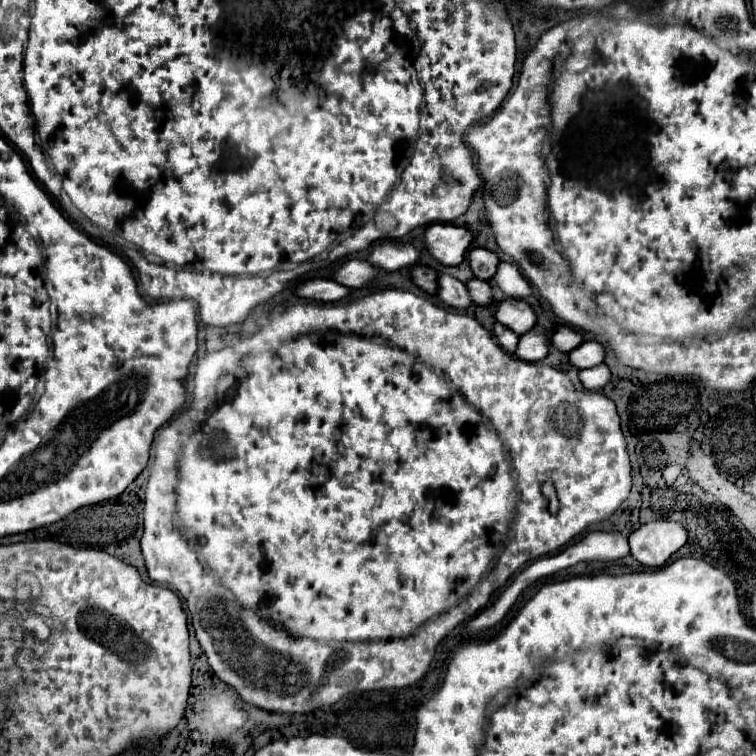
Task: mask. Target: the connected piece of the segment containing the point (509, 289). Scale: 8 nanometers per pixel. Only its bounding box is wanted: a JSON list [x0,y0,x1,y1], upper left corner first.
[494,262,530,298]

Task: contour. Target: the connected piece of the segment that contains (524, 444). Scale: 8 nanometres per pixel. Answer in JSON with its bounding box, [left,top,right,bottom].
[120,288,632,714]

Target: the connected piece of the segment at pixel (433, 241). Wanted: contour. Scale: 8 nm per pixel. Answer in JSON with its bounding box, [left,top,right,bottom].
[424,224,472,266]

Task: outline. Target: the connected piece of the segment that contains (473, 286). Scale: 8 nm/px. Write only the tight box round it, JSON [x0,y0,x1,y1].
[466,278,492,306]

